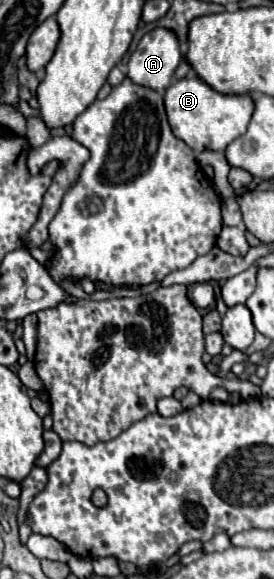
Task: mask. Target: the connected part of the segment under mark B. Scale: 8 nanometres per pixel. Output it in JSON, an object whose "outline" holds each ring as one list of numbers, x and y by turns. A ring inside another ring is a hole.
{"outline":[[194,72,174,82,166,90,164,104,174,136,184,140,194,152,222,152,232,140,246,132,250,116,254,112,254,100,250,94,220,94]]}

